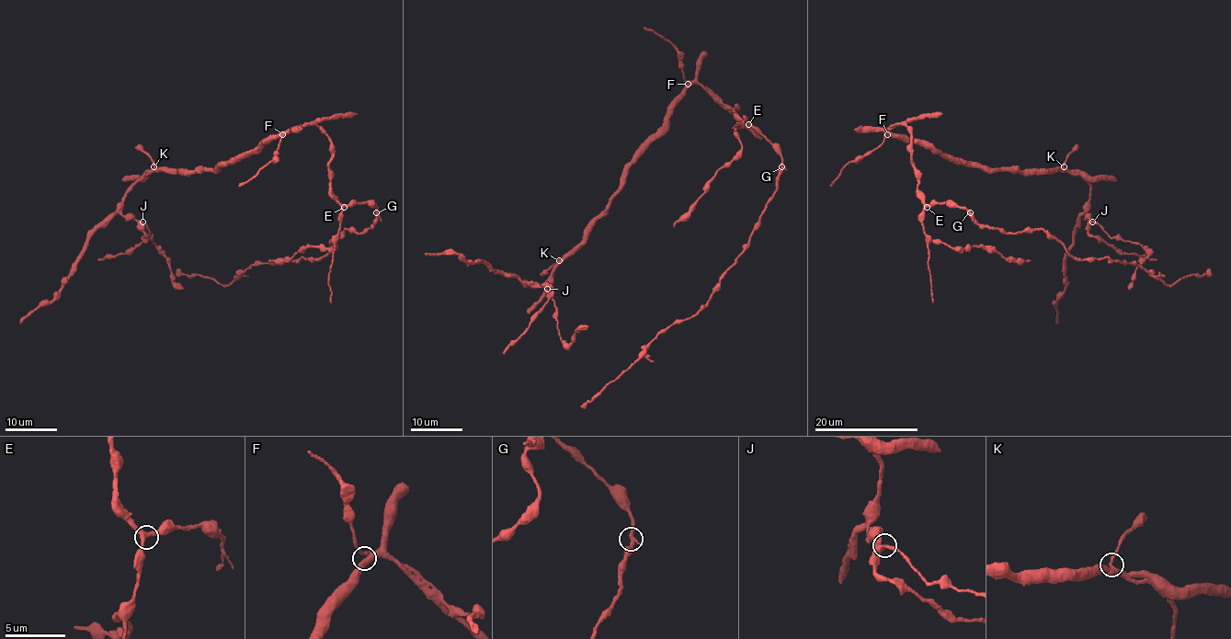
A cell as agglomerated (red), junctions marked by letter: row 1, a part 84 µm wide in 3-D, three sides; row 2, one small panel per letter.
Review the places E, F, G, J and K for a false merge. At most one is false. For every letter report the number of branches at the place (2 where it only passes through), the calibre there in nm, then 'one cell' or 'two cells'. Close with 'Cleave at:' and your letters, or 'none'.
E: 3 | 360 nm | one cell
F: 3 | 400 nm | one cell
G: 3 | 280 nm | one cell
J: 3 | 360 nm | one cell
K: 3 | 300 nm | one cell
Cleave at: none

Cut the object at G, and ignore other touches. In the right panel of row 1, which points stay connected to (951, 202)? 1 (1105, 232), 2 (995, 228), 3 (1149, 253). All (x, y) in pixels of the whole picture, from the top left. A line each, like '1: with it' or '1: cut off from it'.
1: with it
2: cut off from it
3: with it

